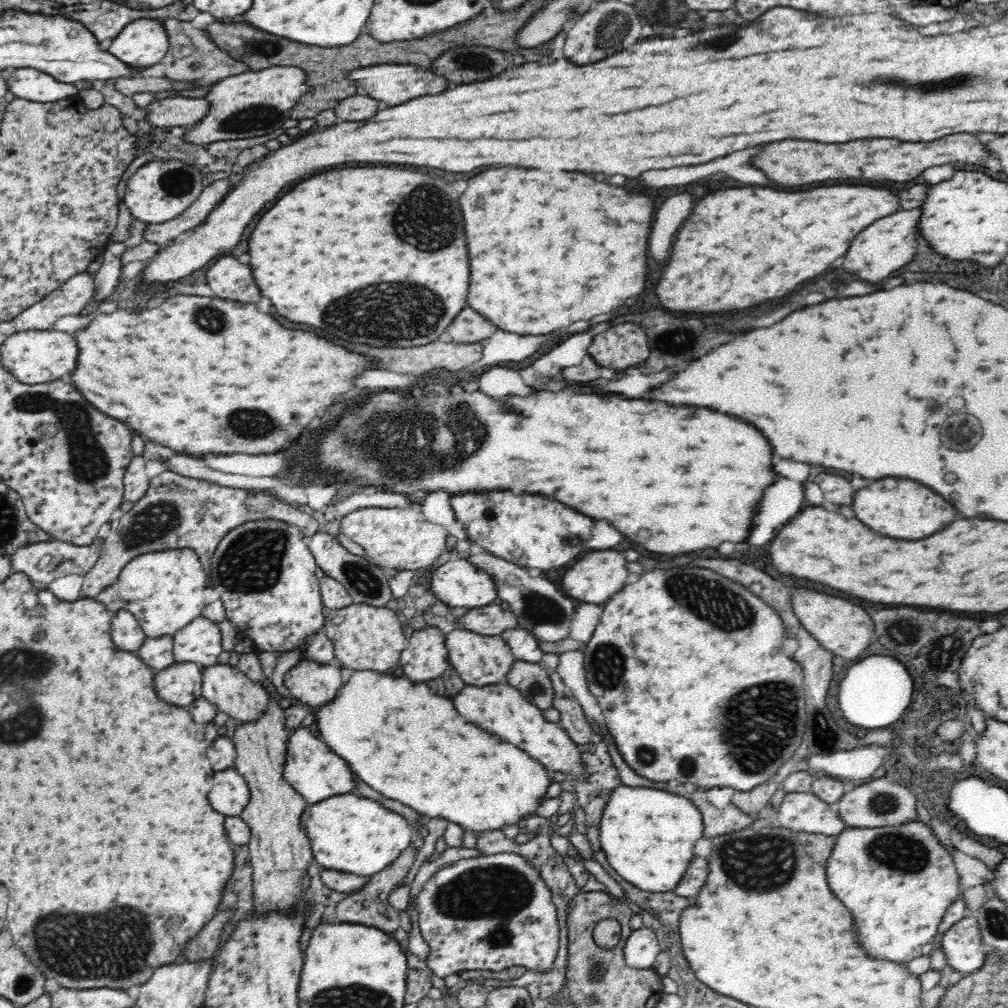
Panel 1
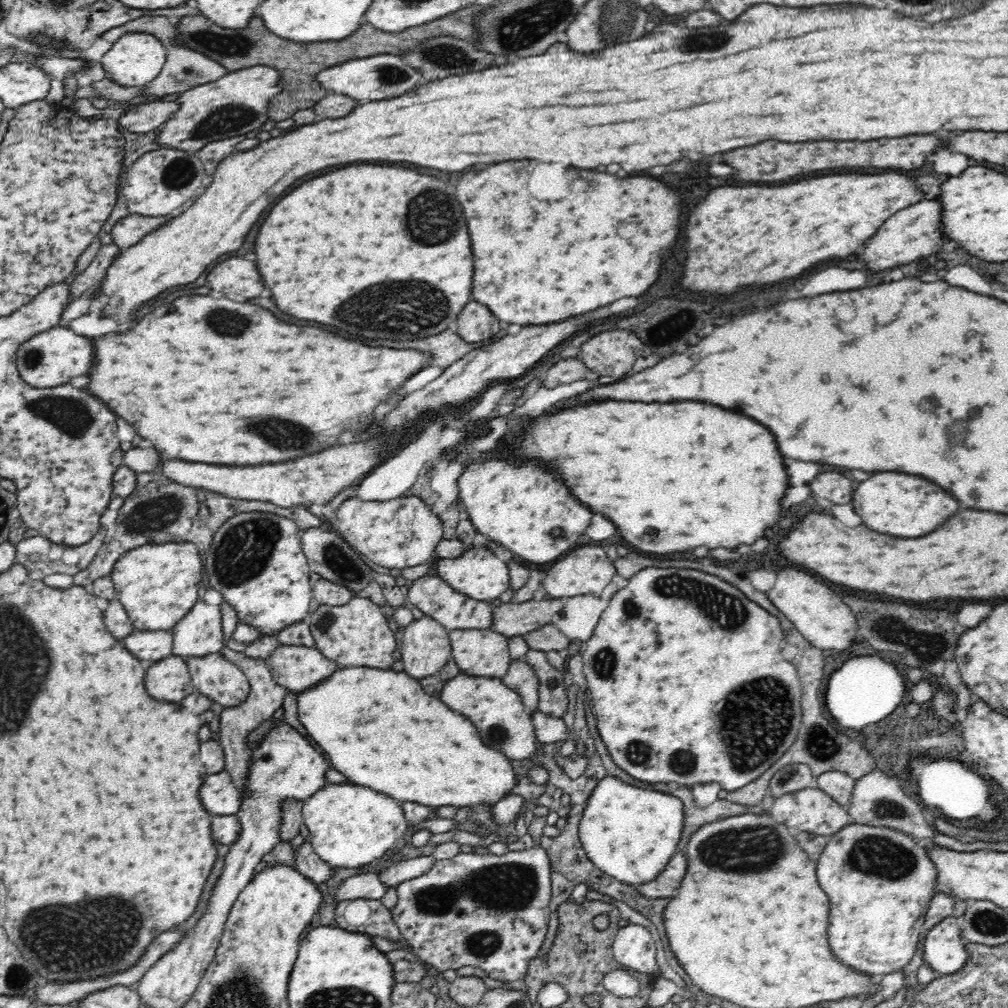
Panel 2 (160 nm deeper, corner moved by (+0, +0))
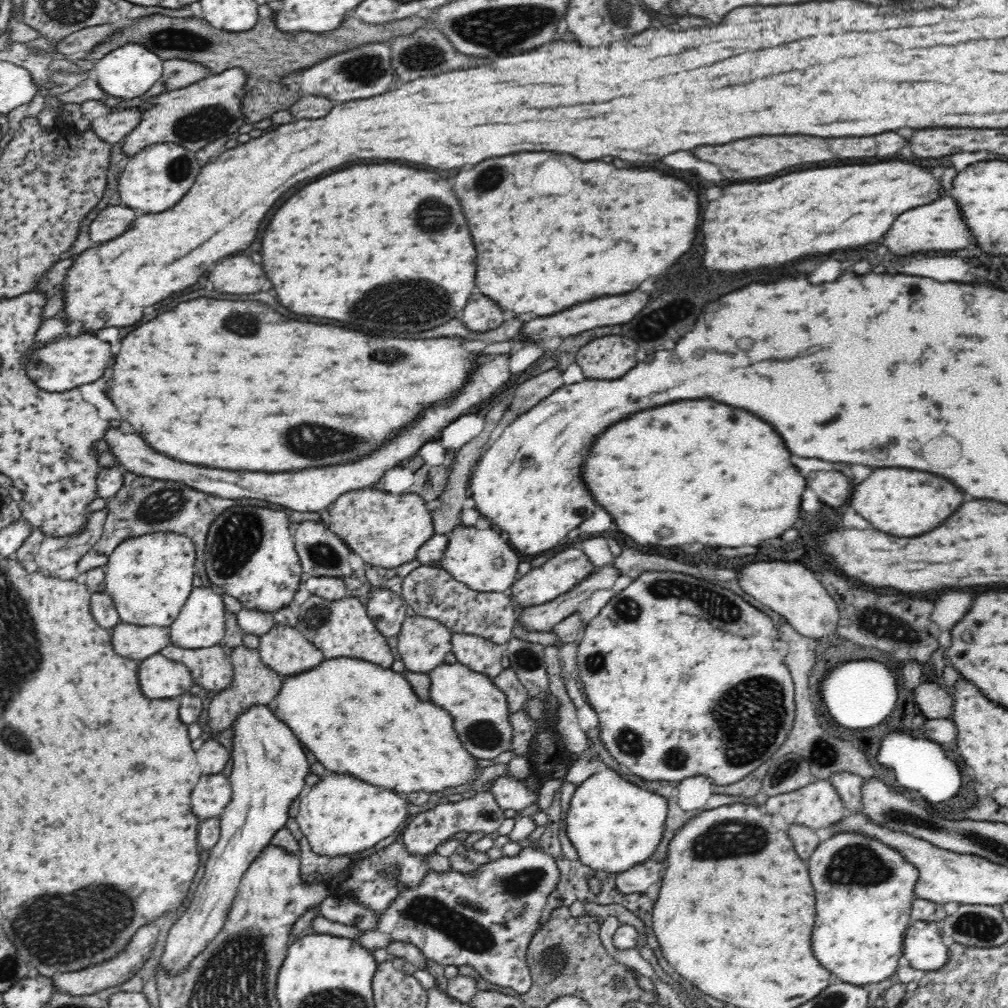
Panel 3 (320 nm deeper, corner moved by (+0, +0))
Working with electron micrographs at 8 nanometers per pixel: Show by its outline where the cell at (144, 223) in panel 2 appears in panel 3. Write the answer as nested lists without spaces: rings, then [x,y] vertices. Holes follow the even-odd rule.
[[[123,204],[106,206],[89,224],[88,237],[96,243],[113,240],[128,230],[128,224],[138,213],[139,211]]]

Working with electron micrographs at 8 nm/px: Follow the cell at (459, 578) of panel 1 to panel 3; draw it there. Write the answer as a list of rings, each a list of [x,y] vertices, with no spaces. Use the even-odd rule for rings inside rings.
[[[457,525],[450,530],[448,546],[440,558],[442,568],[450,573],[458,583],[466,584],[478,592],[503,593],[511,588],[518,575],[519,551],[509,541],[507,532],[494,531],[491,526],[476,529],[474,526]]]

